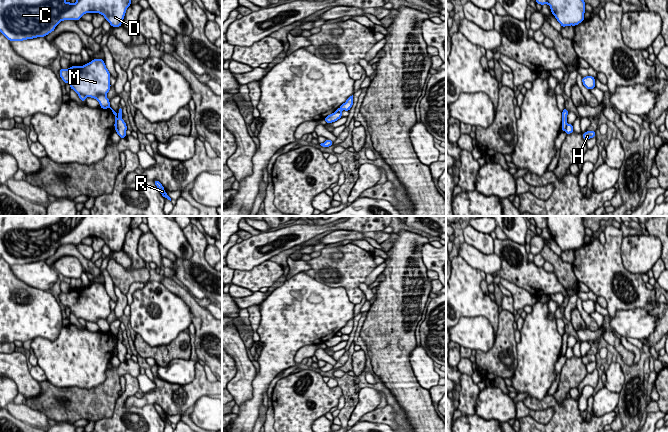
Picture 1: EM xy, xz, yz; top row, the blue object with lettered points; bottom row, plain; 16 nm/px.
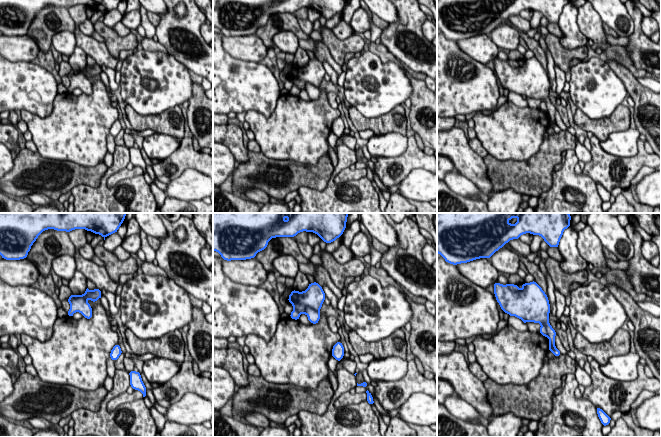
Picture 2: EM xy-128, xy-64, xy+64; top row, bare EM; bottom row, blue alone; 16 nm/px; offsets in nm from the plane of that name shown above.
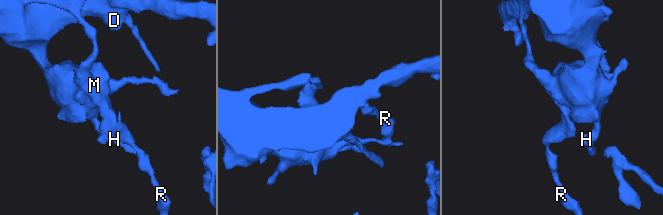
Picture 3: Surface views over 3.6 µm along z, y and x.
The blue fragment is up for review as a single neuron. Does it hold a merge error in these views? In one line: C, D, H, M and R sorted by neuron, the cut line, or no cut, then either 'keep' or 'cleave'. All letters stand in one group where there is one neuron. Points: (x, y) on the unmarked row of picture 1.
C D H M / R | xy (106, 319), (98, 319), (95, 322) | cleave

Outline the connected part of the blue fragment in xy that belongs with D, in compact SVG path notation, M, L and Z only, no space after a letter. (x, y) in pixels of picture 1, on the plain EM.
M0 216L0 255L11 265L45 261L64 244L78 245L86 237L99 237L111 251L120 251L133 216Z

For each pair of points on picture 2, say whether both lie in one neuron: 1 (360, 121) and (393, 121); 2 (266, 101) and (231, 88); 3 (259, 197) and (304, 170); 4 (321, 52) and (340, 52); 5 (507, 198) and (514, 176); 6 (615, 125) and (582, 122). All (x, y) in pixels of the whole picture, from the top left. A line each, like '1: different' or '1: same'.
1: same
2: same
3: different
4: different
5: different
6: same

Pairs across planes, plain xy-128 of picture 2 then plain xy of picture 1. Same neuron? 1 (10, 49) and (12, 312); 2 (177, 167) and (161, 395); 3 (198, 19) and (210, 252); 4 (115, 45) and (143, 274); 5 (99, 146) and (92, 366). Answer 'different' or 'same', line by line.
1: different
2: same
3: different
4: same
5: same

